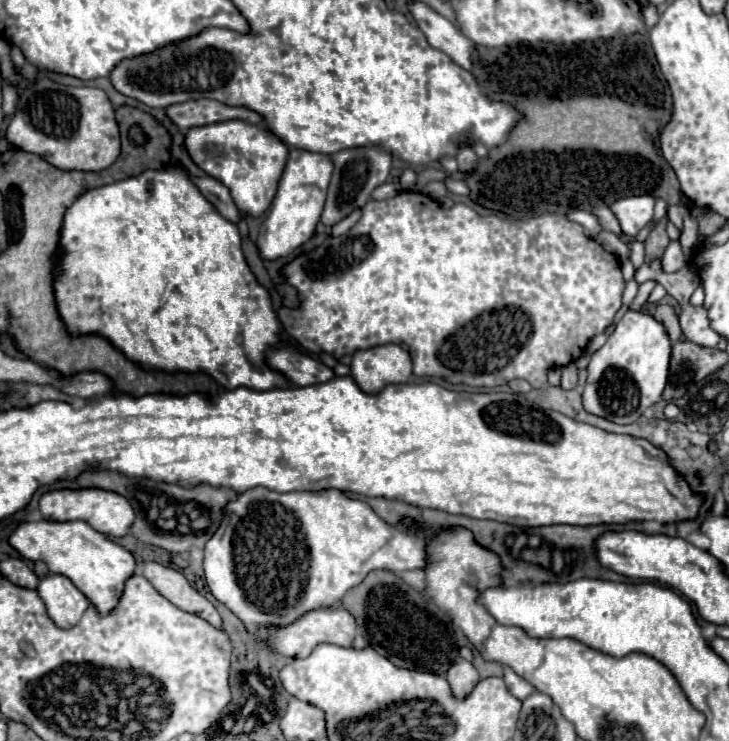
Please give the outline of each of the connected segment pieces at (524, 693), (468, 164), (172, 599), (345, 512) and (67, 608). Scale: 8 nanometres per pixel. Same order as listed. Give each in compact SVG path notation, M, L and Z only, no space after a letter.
M503 667L503 679L505 679L505 685L509 689L511 695L515 695L517 699L527 699L535 689L531 683L527 683L525 679L521 679L511 667Z
M461 147L459 155L457 155L457 163L459 163L459 169L469 175L469 171L473 171L473 167L477 167L477 155L473 153L471 147Z
M145 563L141 573L175 607L203 617L217 629L223 627L217 609L203 595L199 595L179 571L163 567L159 563Z
M263 487L257 489L249 489L245 493L241 493L235 501L227 503L225 507L225 517L221 527L217 529L217 533L207 541L205 545L205 579L209 583L211 593L223 603L227 605L245 625L249 631L255 629L265 629L267 625L289 625L295 619L299 619L303 613L313 611L313 609L323 609L323 607L337 607L337 603L343 599L343 595L359 585L369 571L375 569L387 569L393 573L401 573L401 571L415 571L415 569L425 569L427 565L427 539L425 537L417 537L417 535L409 535L397 527L387 525L381 517L377 517L377 513L363 501L357 499L349 499L345 497L341 491L337 489L329 489L329 491L321 491L321 493L309 493L309 491L293 491L293 493L275 493Z
M47 575L39 581L37 593L47 607L47 615L57 627L69 629L79 623L81 615L89 607L87 597L63 575Z

